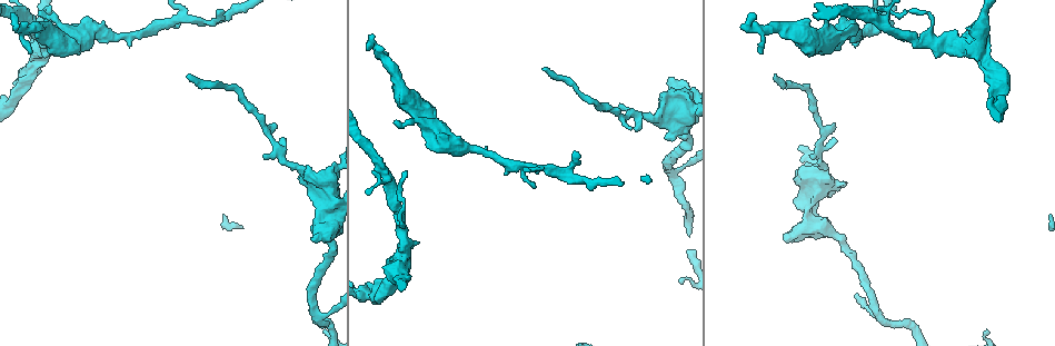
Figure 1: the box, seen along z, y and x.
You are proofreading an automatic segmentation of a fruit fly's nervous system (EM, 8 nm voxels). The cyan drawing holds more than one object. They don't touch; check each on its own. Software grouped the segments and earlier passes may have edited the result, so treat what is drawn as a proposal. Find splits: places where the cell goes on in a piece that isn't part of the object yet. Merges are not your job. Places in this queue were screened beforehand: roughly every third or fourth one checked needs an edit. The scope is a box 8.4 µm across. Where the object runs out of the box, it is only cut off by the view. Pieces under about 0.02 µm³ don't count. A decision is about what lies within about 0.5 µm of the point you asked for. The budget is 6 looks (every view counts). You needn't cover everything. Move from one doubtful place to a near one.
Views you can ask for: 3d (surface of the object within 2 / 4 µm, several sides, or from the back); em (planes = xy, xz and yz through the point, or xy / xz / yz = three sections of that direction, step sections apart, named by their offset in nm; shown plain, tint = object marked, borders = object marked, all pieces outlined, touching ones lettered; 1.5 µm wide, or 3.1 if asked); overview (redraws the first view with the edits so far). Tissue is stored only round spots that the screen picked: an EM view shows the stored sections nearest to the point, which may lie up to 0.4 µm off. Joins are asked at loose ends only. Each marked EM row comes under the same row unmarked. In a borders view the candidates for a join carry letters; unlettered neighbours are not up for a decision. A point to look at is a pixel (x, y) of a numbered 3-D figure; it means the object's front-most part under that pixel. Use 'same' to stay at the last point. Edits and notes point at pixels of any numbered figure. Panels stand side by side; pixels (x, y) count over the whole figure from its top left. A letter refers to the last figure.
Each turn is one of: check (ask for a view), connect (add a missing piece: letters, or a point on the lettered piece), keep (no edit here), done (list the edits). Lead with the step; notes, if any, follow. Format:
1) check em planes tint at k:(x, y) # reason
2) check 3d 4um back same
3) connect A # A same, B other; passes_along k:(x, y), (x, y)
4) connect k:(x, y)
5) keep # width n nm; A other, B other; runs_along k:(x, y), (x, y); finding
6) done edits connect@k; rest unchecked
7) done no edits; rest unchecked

check em yz step 8 tint at 1:(843, 184) # free end

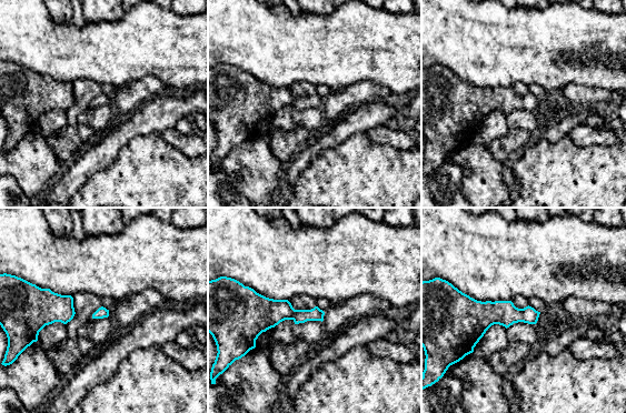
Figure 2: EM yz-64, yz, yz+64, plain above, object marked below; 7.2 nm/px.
check em planes borders same # another direction

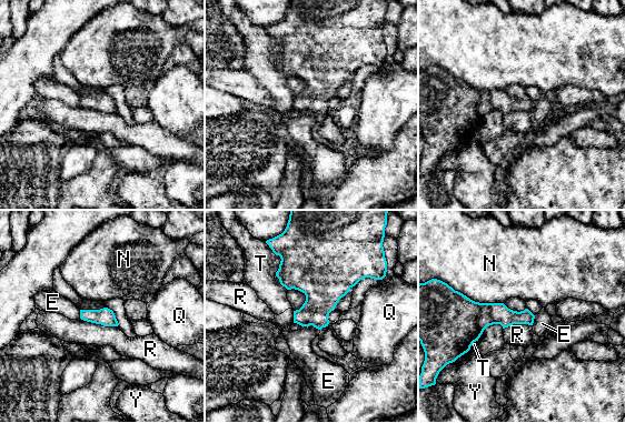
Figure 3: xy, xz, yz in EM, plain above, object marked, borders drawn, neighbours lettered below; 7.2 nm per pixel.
keep # E other, N other, Q other, R other, T other, Y other; border 3:(80, 318), (103, 325), (117, 326); no lettered piece goes on from it

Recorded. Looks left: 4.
check 3d 2um back at 1:(785, 240) # an open end

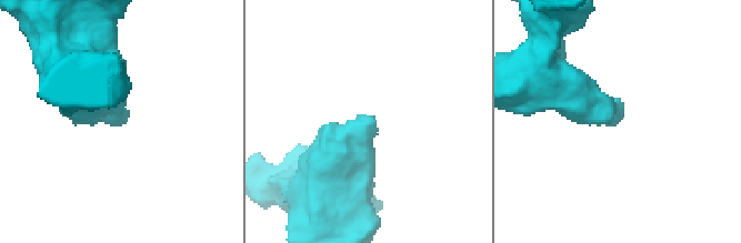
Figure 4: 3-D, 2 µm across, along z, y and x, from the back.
check em xy step 8 tint at 4:(618, 121)

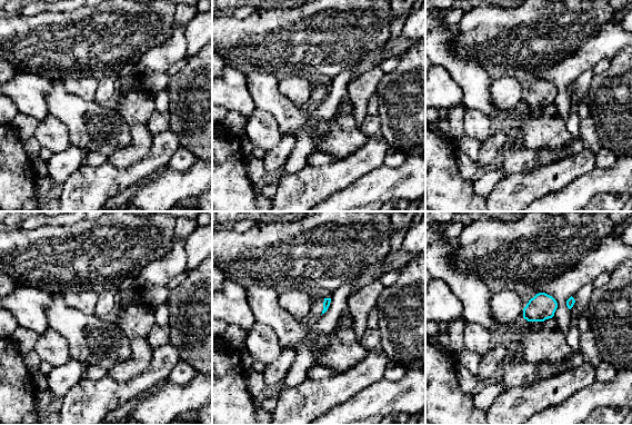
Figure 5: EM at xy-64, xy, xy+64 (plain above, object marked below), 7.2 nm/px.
check em planes borders same

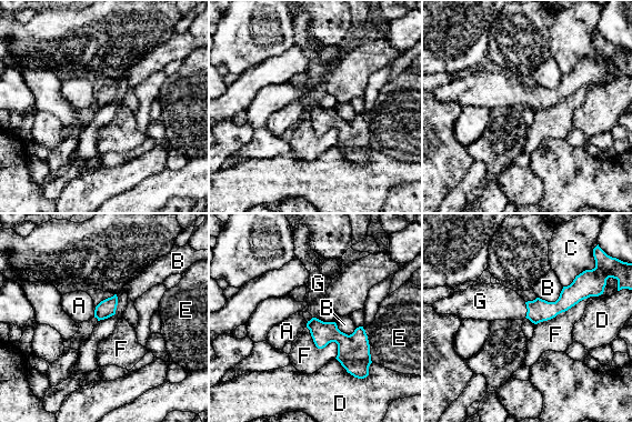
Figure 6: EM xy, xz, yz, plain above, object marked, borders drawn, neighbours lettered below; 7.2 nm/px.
connect G # A other, B other, C other, D other, E other, F other, G same; it goes on there

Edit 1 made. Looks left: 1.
done edits connect@6; rest unchecked

